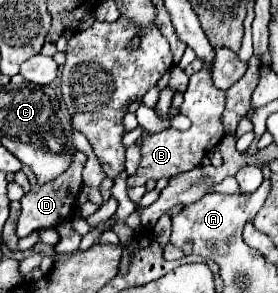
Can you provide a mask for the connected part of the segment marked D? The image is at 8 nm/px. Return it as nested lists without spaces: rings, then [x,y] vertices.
[[[75,151],[73,161],[67,167],[67,171],[61,173],[59,177],[55,177],[53,181],[49,181],[47,185],[39,185],[39,181],[35,181],[35,175],[31,171],[27,173],[27,177],[31,179],[31,189],[21,199],[21,217],[19,217],[19,223],[17,223],[17,237],[27,237],[31,231],[37,231],[37,229],[57,227],[61,221],[71,219],[75,215],[77,195],[83,187],[81,171],[83,171],[85,161],[87,161],[87,155],[81,153],[81,151]]]

